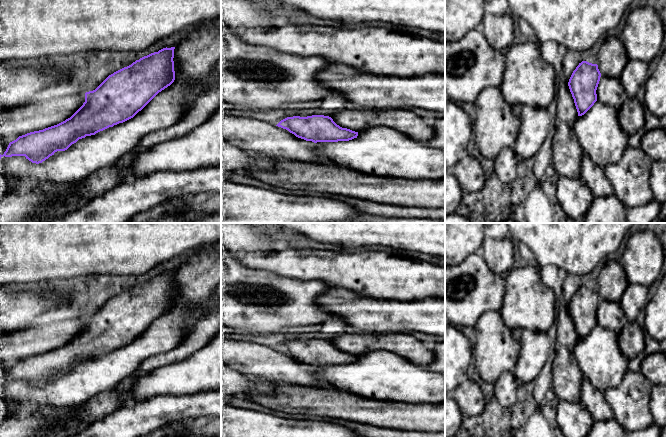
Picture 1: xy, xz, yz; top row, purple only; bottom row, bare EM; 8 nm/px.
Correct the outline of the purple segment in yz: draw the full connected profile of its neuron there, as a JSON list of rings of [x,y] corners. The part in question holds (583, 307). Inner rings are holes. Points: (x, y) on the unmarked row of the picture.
[[[582,285],[573,295],[568,310],[578,336],[584,339],[597,325],[596,314],[601,297],[597,288]]]

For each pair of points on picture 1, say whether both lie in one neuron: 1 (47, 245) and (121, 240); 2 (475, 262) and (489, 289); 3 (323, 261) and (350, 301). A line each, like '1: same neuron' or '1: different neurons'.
1: same neuron
2: same neuron
3: different neurons

